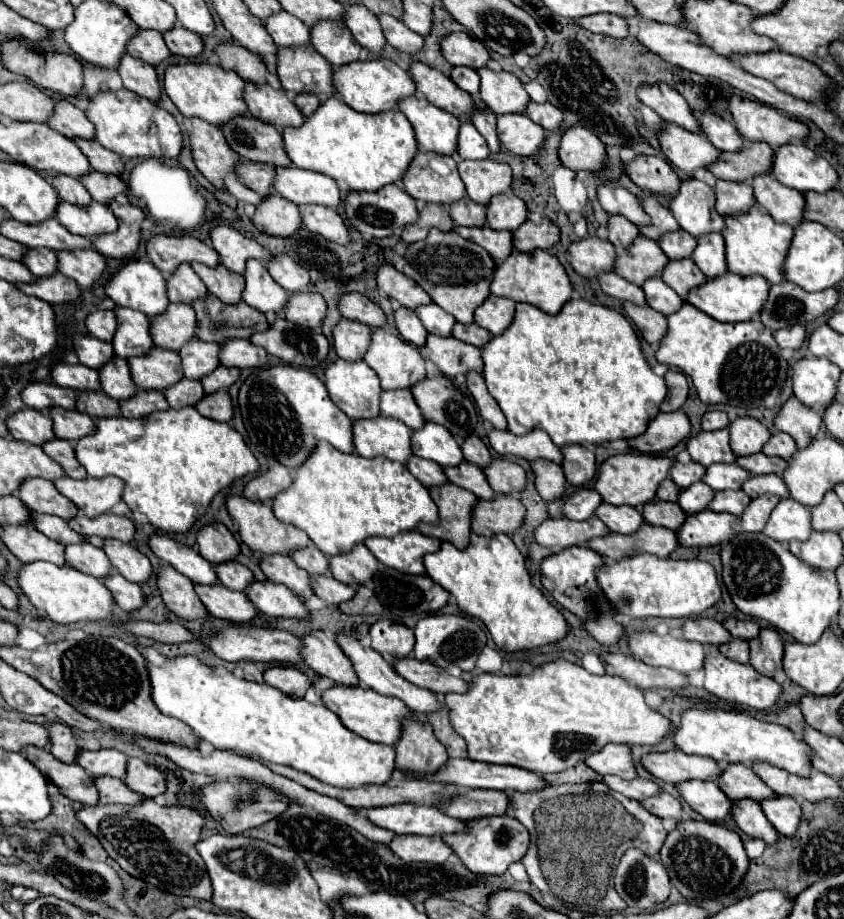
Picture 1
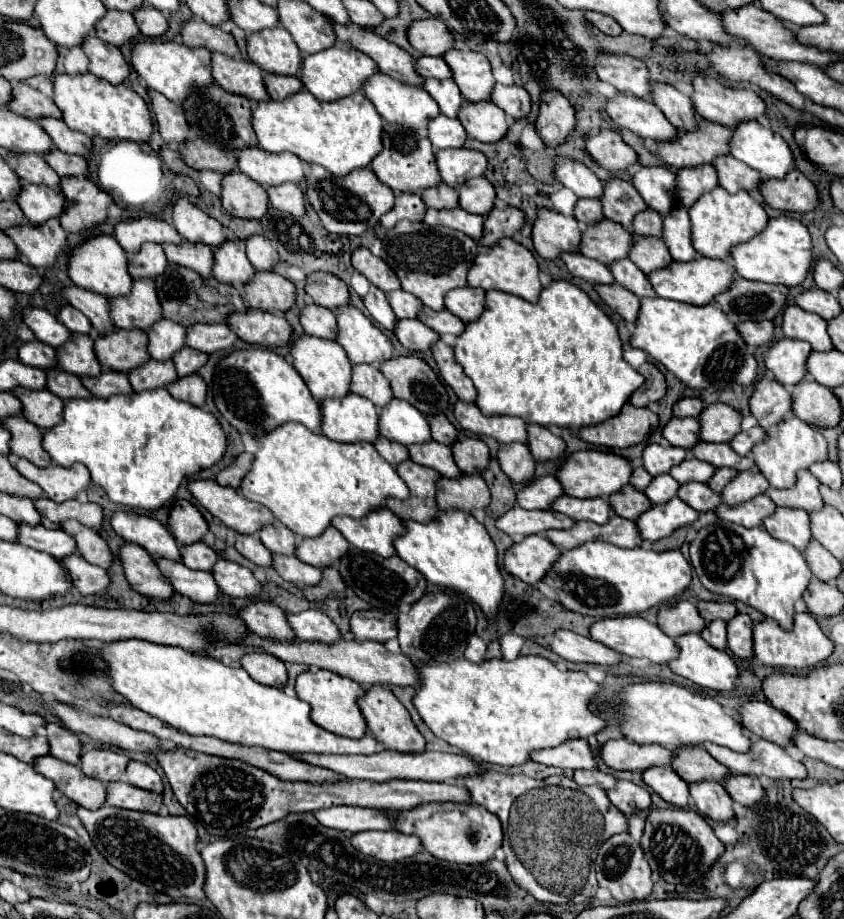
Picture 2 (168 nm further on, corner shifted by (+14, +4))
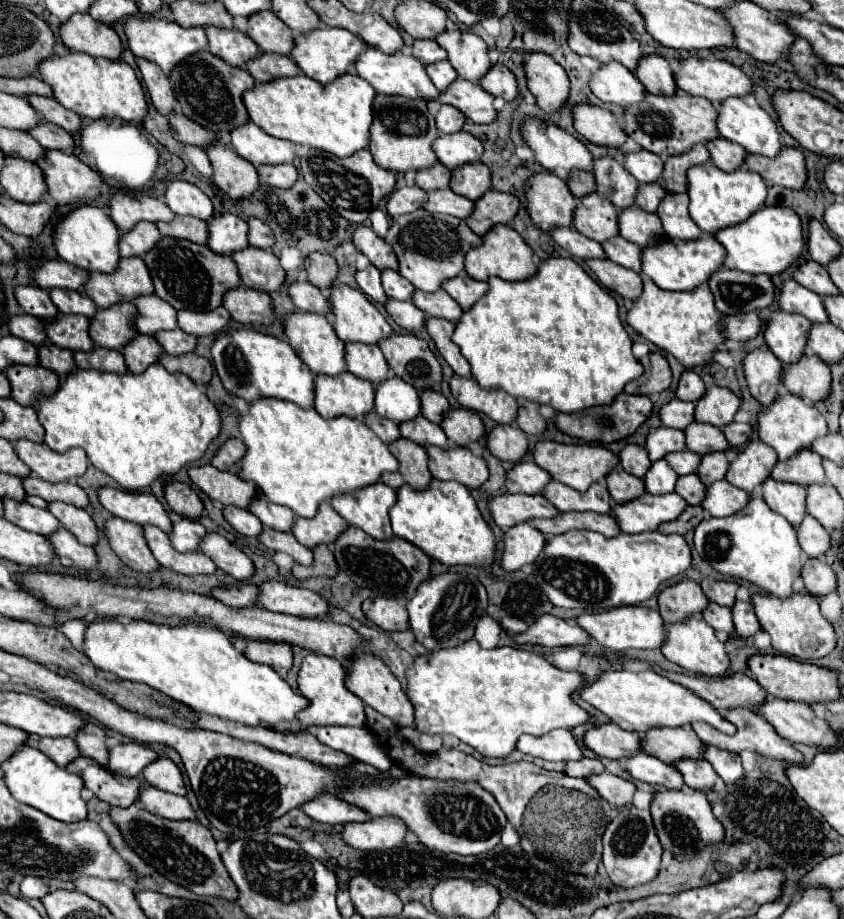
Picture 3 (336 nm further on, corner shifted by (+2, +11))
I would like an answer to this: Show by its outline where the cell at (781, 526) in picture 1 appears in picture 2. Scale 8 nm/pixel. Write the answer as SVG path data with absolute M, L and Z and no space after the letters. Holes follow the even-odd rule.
M761 494L761 496L755 496L753 500L745 502L745 504L737 504L737 506L727 506L725 502L721 502L713 514L721 520L729 520L733 524L741 524L745 528L753 528L753 526L759 526L763 524L763 518L769 516L771 512L775 510L775 504L769 496Z

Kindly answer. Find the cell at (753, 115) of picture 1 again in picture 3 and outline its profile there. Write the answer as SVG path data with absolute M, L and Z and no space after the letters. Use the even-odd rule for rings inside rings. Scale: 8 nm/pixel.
M683 59L675 73L675 81L679 89L705 97L713 105L719 105L729 97L745 97L753 93L753 81L735 65L719 59Z

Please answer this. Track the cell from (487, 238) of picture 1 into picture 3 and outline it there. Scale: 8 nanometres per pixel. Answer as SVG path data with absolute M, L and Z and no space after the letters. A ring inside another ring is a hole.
M439 189L437 193L429 193L425 209L429 213L445 213L445 215L453 215L459 219L467 219L473 215L475 203L453 193L451 189Z

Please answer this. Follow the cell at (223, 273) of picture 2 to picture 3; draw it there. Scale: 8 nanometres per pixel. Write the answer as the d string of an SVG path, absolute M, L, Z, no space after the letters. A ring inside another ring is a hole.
M225 213L209 221L209 241L207 247L219 255L233 255L249 247L249 225L237 215Z

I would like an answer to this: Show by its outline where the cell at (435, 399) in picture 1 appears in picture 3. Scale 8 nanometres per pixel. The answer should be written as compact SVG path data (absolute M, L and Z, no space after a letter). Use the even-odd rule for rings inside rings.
M395 335L381 341L381 351L391 371L417 391L441 391L443 369L425 341L415 335Z

